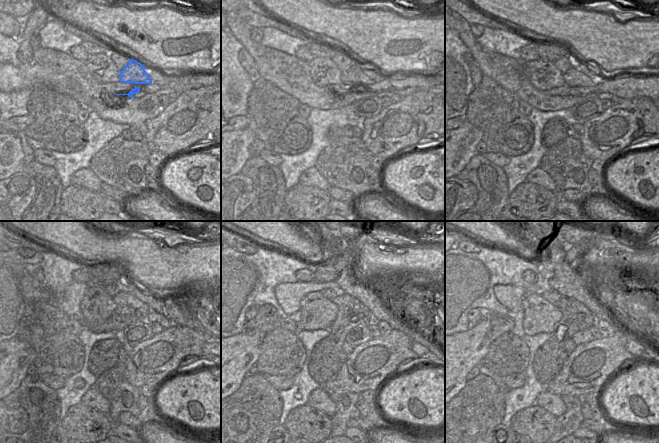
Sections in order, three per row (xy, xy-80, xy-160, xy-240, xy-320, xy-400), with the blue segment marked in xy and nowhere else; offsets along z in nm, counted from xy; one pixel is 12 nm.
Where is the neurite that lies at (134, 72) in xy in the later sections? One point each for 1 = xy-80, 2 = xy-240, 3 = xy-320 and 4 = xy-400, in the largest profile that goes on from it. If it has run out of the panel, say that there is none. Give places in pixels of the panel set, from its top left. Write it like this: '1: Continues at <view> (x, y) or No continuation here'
1: Continues at xy-80 (353, 74)
2: Continues at xy-240 (127, 304)
3: Continues at xy-320 (324, 364)
4: Continues at xy-400 (547, 364)

